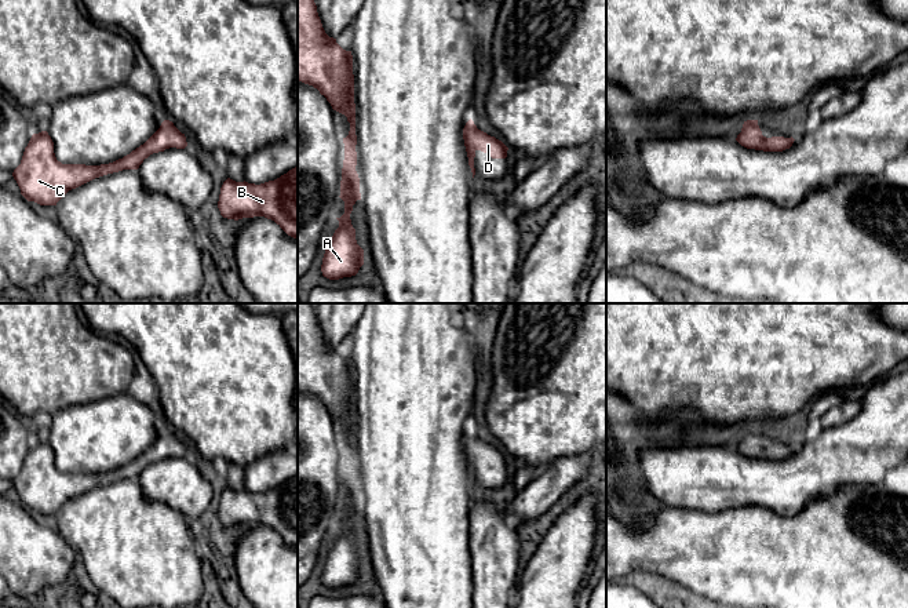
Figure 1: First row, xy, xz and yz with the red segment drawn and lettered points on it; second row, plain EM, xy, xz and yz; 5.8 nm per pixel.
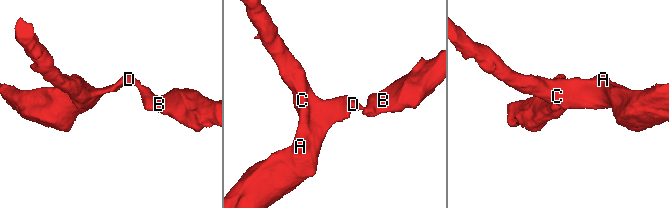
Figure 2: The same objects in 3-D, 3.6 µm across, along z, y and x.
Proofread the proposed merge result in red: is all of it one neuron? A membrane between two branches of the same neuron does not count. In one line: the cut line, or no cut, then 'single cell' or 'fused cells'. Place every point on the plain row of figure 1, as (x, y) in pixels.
no cut; single cell

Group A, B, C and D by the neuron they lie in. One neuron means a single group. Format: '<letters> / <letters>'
A B C D

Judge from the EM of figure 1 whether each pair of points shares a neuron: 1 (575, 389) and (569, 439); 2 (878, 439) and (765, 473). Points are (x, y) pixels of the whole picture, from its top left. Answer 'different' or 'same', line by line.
1: same
2: same

